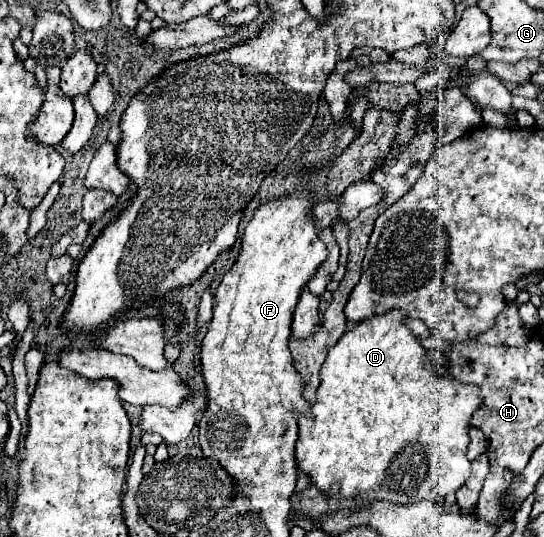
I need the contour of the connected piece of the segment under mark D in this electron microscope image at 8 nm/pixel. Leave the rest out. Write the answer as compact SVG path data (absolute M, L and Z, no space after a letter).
M390 309L382 315L376 315L368 321L358 323L358 327L354 327L352 331L348 331L346 335L342 335L342 339L330 349L322 369L320 369L320 387L318 387L318 395L316 395L316 403L312 405L312 417L304 417L298 415L298 425L300 425L300 433L298 433L298 443L296 443L296 463L300 469L304 469L310 479L312 485L316 485L322 491L330 491L332 487L338 487L336 497L338 499L352 499L354 503L368 503L374 499L384 499L384 501L392 501L392 503L416 503L422 499L432 499L432 501L442 501L446 493L456 491L458 487L462 487L462 483L470 477L470 461L466 457L468 451L468 443L470 443L470 417L472 413L482 405L482 395L480 395L480 387L476 387L474 383L466 385L466 383L458 383L452 377L446 377L446 367L434 363L428 357L428 351L422 347L422 343L412 335L412 331L406 327L406 317L402 315L400 309Z

